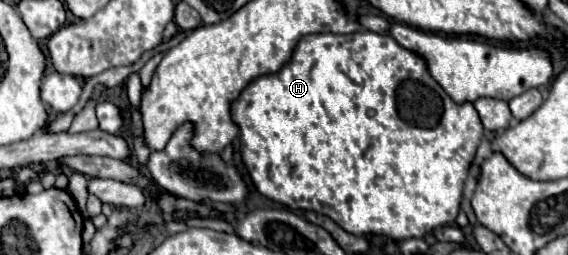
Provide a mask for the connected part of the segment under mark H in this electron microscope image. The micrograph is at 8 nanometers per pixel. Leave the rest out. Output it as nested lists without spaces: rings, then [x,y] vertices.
[[[366,29],[356,31],[354,35],[334,35],[334,33],[318,33],[318,35],[306,35],[300,39],[298,47],[294,49],[292,59],[288,65],[282,67],[280,73],[264,75],[256,81],[252,81],[240,95],[240,99],[232,107],[232,117],[240,125],[240,143],[242,143],[242,159],[248,167],[248,173],[256,185],[256,189],[270,197],[272,201],[278,201],[290,209],[312,209],[316,213],[324,213],[330,219],[338,223],[350,223],[340,225],[344,231],[354,235],[386,235],[390,239],[410,239],[410,237],[424,237],[434,227],[452,225],[456,221],[460,199],[462,199],[462,187],[464,179],[468,177],[468,167],[474,161],[476,149],[482,139],[482,123],[472,103],[454,103],[446,91],[432,79],[426,61],[416,55],[414,51],[404,49],[396,43],[390,35],[372,33]]]

